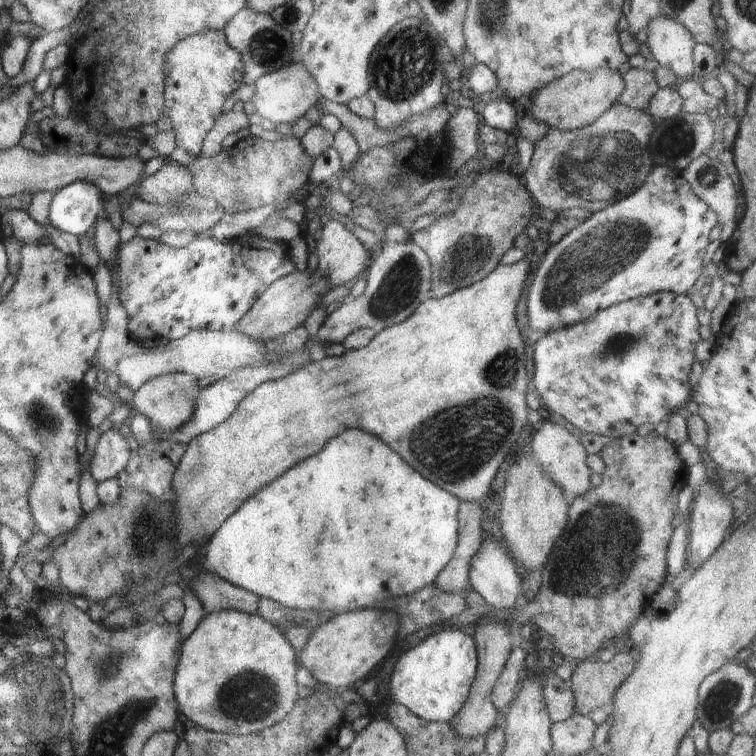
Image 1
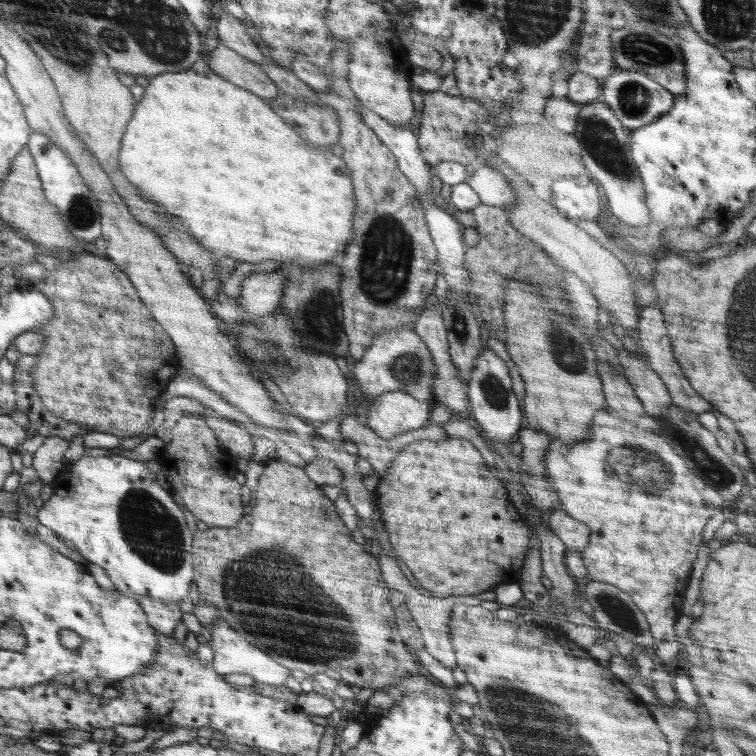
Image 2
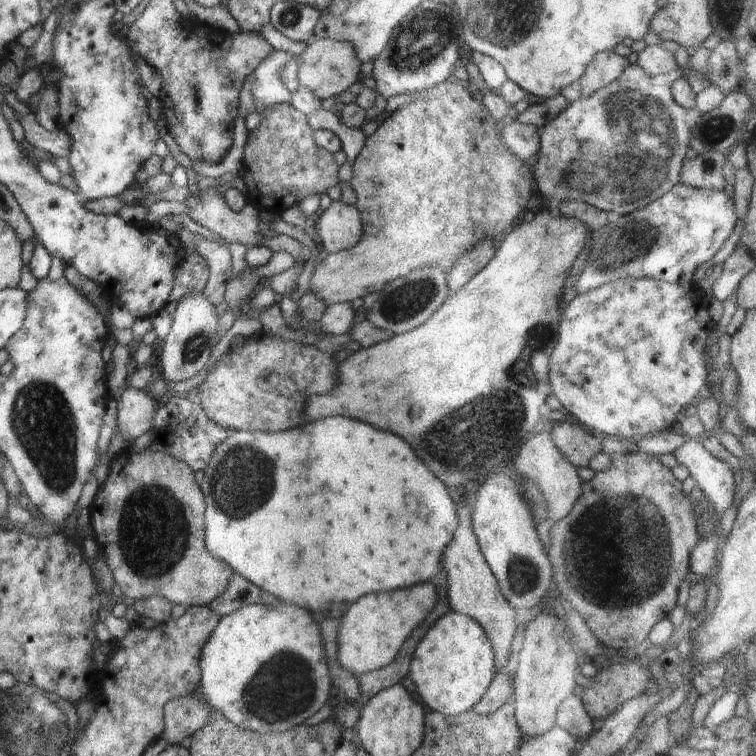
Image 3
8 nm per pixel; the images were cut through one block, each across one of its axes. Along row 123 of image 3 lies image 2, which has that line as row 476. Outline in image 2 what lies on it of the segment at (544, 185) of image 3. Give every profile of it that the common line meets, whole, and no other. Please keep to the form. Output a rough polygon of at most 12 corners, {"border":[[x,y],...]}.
{"border":[[596,412],[544,458],[587,579],[678,640],[726,501],[654,430]]}

